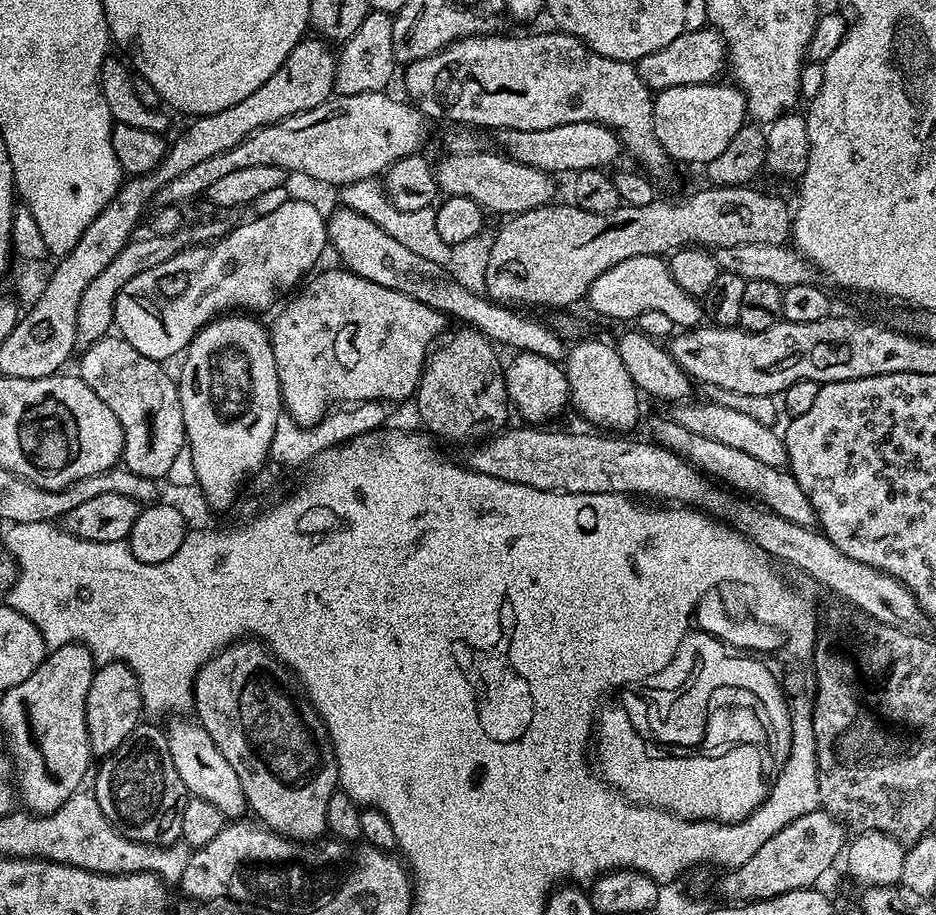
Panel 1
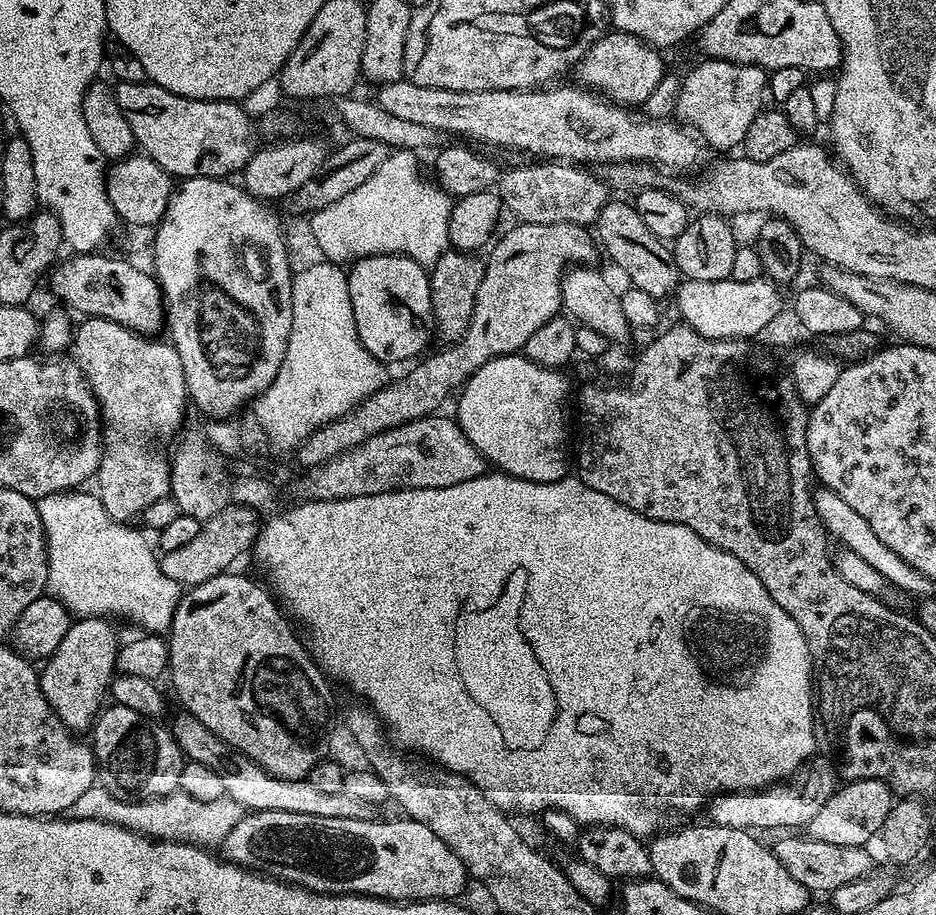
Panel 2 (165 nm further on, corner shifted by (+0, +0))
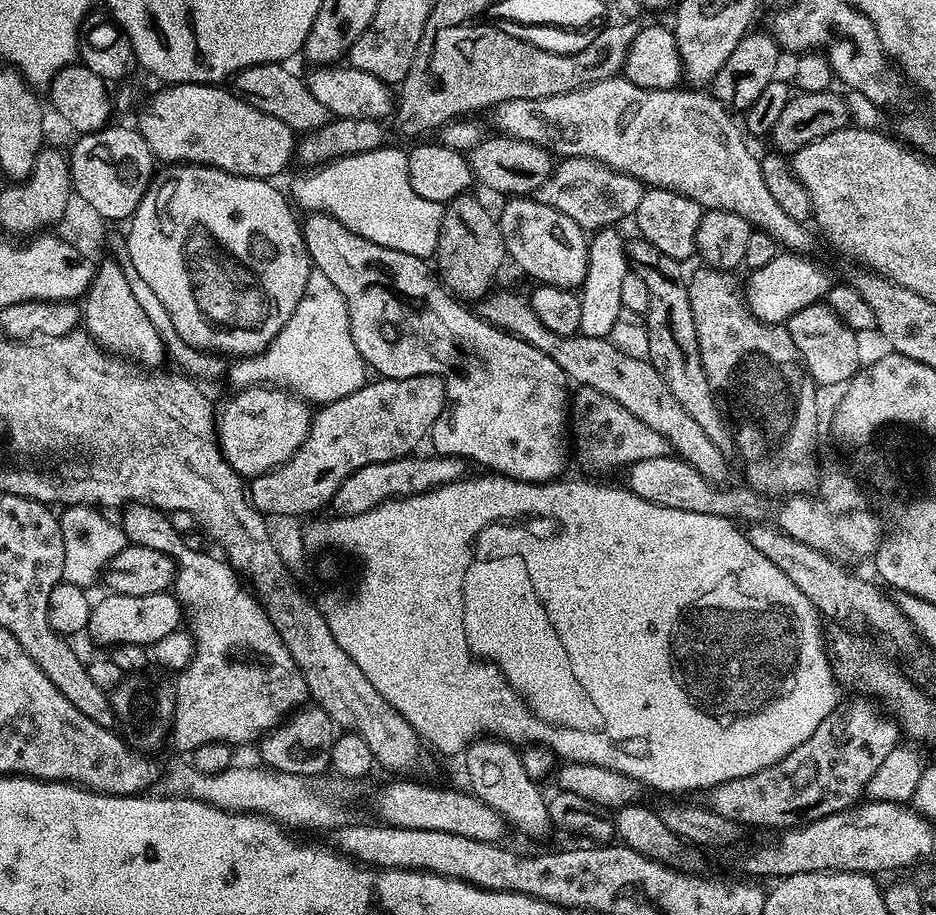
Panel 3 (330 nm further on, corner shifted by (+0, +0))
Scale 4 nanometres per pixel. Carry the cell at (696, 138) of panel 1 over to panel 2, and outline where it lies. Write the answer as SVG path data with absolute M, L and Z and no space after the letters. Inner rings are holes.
M711 58L701 61L688 73L683 73L675 115L685 125L695 129L702 140L704 135L710 147L739 149L746 138L746 130L750 130L750 122L754 122L754 118L765 107L769 73L756 64L735 64L729 60Z

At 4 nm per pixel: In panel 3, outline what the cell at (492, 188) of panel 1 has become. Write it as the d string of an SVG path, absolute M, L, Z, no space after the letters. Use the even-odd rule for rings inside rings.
M577 156L564 158L559 161L556 167L553 167L552 177L534 193L535 199L541 201L546 206L566 214L566 218L574 218L578 226L585 230L599 230L611 228L619 225L619 220L635 217L638 210L638 202L642 202L642 194L646 190L645 185L641 184L632 176L622 174L613 168L607 168L606 165L598 163L597 160L583 160Z

